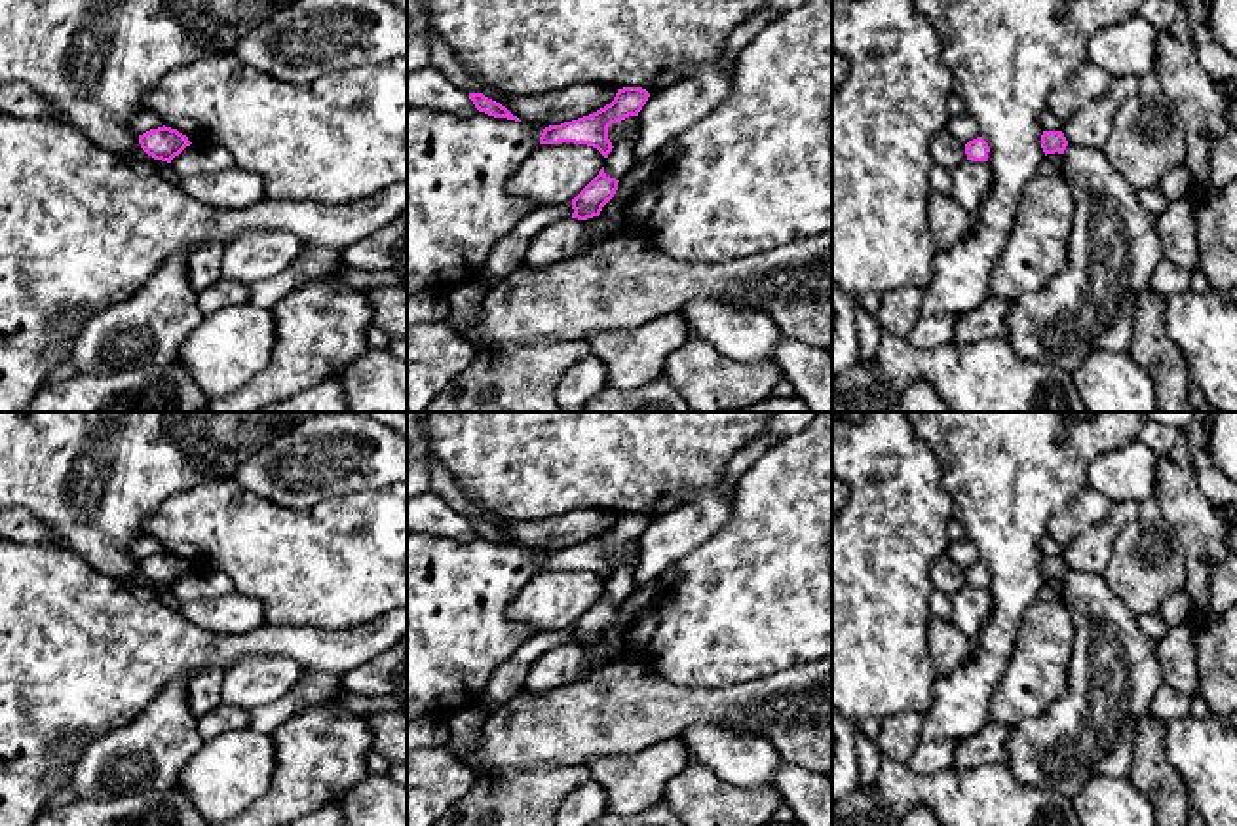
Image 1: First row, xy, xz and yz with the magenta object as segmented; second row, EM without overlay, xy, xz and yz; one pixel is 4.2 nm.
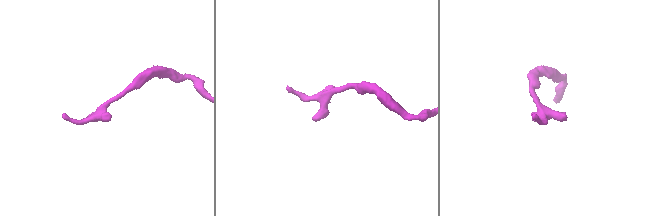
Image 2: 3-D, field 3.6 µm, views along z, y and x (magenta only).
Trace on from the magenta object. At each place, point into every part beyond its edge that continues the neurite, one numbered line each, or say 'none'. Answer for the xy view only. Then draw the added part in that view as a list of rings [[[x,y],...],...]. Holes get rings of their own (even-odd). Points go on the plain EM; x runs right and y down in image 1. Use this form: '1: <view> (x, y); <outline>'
none

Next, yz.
none

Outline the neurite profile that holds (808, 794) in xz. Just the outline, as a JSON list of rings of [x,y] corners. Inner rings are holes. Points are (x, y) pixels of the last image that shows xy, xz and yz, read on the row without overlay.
[[[779,761],[775,788],[802,826],[832,826],[832,780]]]

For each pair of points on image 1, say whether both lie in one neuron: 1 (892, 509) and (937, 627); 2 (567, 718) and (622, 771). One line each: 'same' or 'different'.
1: different
2: different

